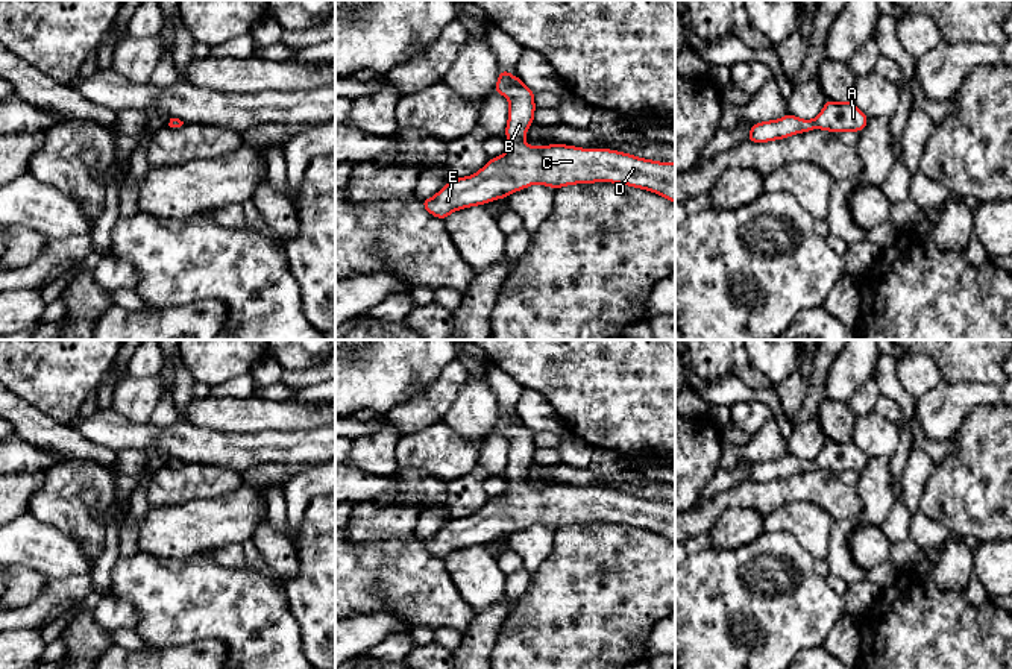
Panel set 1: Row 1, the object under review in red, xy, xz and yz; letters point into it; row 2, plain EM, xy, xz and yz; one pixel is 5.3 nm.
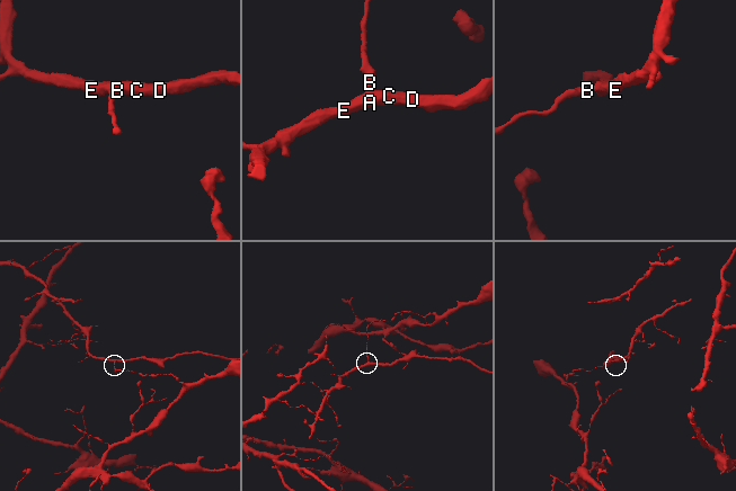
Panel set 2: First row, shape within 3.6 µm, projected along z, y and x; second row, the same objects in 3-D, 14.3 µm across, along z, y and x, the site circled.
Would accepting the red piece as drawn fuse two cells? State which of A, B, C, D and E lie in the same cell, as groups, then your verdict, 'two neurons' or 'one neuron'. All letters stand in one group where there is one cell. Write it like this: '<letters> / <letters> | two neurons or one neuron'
A C D E / B | two neurons

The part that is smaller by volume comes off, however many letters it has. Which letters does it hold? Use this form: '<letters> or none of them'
A, C, D, E

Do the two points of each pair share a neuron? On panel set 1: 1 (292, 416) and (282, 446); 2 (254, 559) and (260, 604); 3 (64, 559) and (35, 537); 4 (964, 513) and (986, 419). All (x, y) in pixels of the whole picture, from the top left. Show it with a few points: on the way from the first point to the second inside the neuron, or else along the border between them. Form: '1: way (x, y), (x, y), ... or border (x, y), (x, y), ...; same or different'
1: border (319, 427), (307, 430), (258, 430), (252, 433); different
2: border (246, 562), (284, 589); different
3: way (56, 554), (43, 545); same
4: way (977, 490), (979, 480), (986, 472), (986, 442); same

